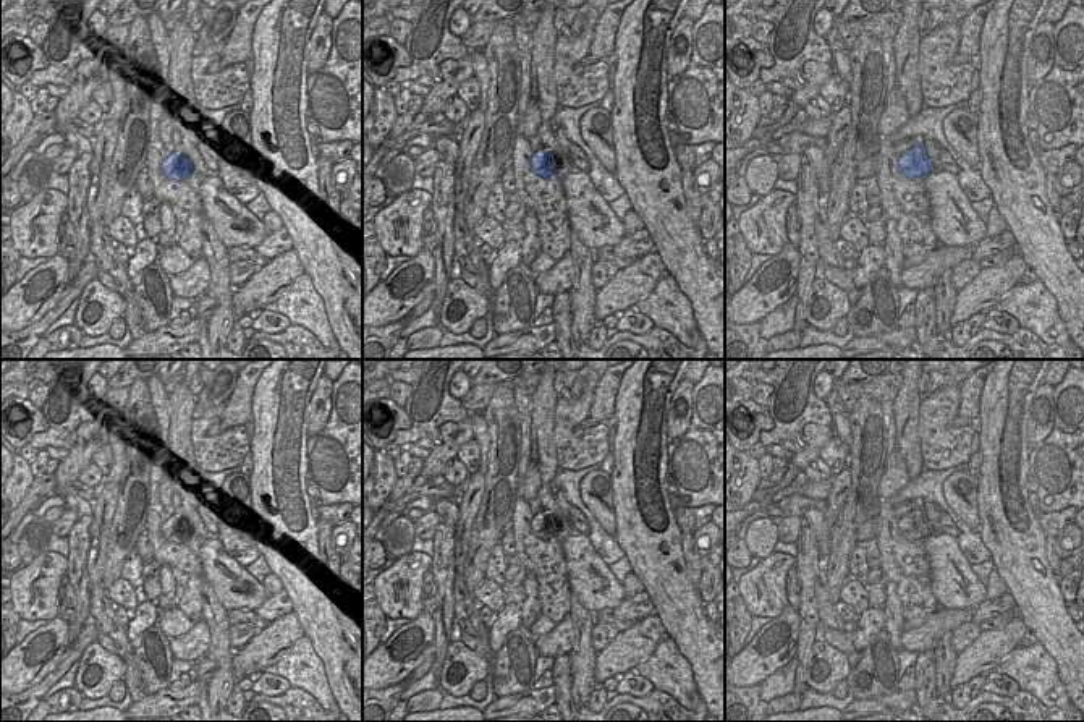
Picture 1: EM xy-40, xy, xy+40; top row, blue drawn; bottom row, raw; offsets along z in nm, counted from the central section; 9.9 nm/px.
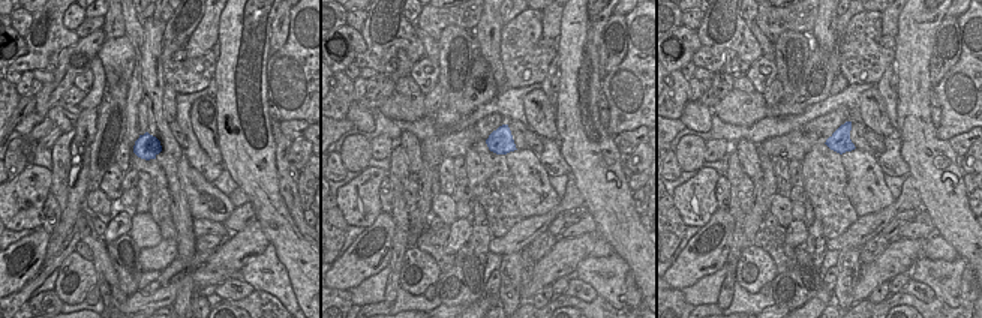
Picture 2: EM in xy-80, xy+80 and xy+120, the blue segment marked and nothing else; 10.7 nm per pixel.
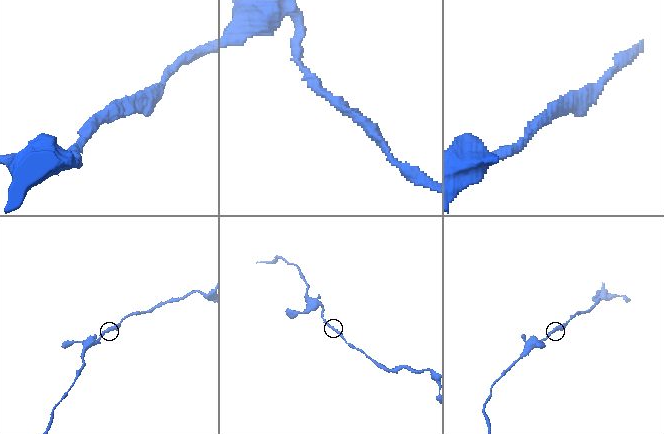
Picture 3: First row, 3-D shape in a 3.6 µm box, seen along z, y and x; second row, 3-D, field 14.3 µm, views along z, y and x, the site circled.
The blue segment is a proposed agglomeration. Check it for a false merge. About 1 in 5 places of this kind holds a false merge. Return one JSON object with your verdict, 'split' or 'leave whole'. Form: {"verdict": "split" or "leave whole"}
{"verdict": "leave whole"}

